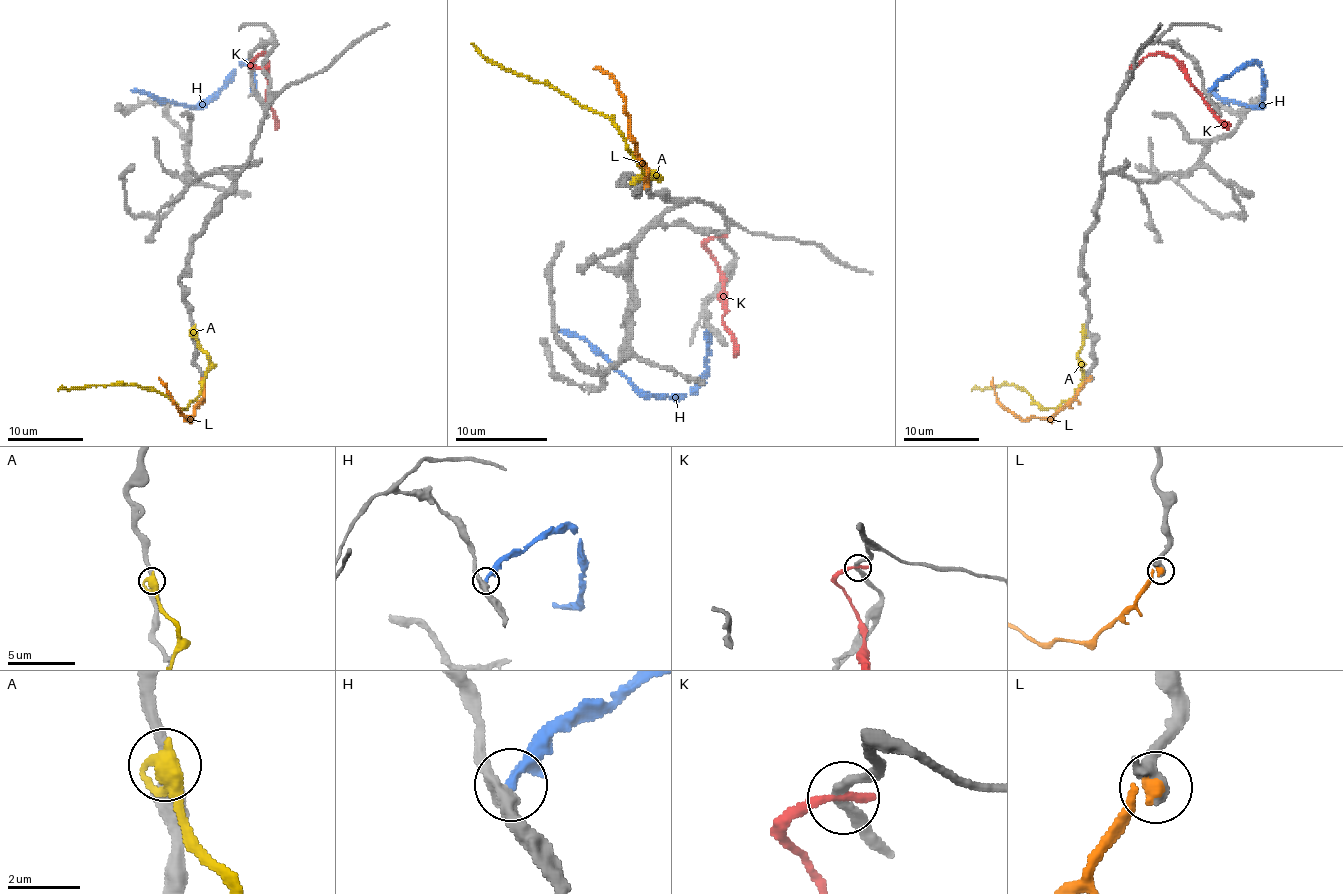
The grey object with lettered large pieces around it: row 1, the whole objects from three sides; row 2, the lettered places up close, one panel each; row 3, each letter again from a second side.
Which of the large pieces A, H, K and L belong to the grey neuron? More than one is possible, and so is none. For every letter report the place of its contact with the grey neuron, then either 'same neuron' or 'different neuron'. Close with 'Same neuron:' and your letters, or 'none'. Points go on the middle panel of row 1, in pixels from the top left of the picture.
A: contact (635, 181); different neuron
H: contact (709, 331); different neuron
K: contact (719, 236); different neuron
L: contact (647, 187); same neuron
Same neuron: L

